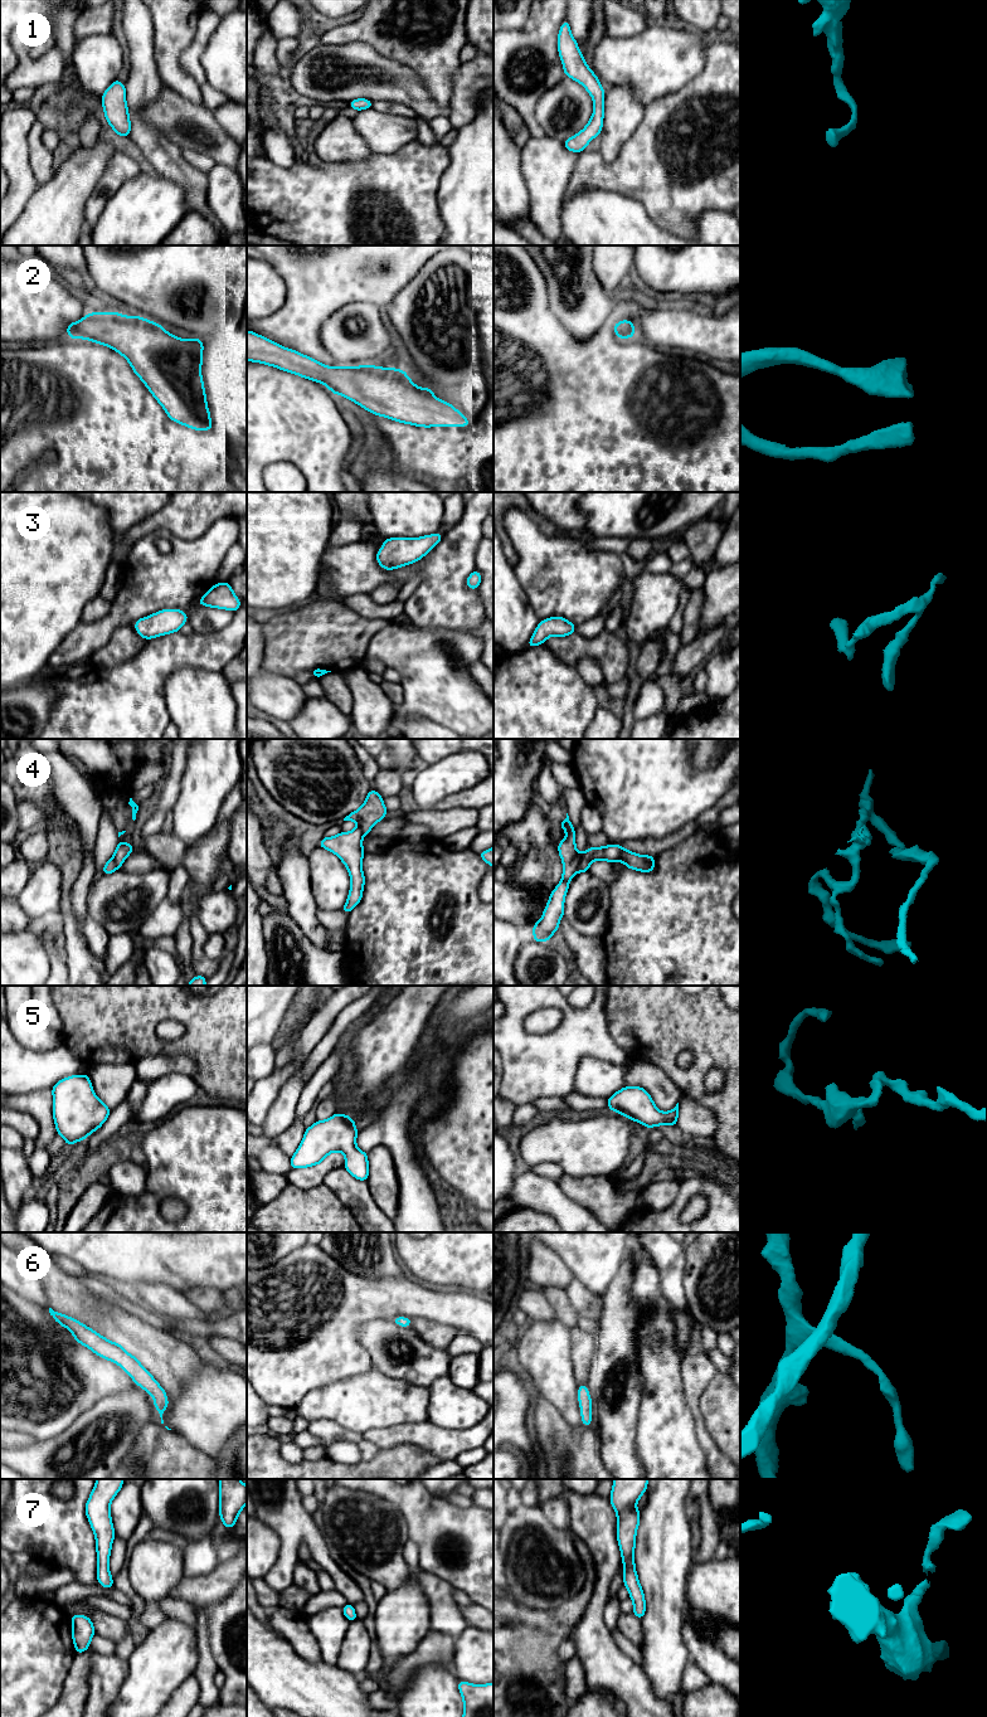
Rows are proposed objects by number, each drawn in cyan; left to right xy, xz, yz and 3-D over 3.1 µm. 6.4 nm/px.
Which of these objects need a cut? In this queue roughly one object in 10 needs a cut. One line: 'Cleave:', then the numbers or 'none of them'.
Cleave: none of them

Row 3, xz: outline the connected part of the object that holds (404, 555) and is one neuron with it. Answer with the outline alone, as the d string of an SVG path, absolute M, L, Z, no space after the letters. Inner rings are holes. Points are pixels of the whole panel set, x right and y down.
M438 532L422 538L385 539L383 548L376 553L378 564L385 570L393 570L412 564L427 555L444 535Z

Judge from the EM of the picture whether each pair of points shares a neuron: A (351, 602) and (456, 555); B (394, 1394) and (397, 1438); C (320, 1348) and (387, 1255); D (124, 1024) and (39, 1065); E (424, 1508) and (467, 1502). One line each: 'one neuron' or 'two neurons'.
A: two neurons
B: two neurons
C: two neurons
D: two neurons
E: two neurons

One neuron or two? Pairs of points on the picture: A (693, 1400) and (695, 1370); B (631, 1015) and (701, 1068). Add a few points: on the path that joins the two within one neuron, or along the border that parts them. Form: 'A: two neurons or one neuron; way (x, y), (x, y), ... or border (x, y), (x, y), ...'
A: one neuron; way (693, 1392), (695, 1377)
B: one neuron; way (652, 1018), (669, 1021), (694, 1046)

